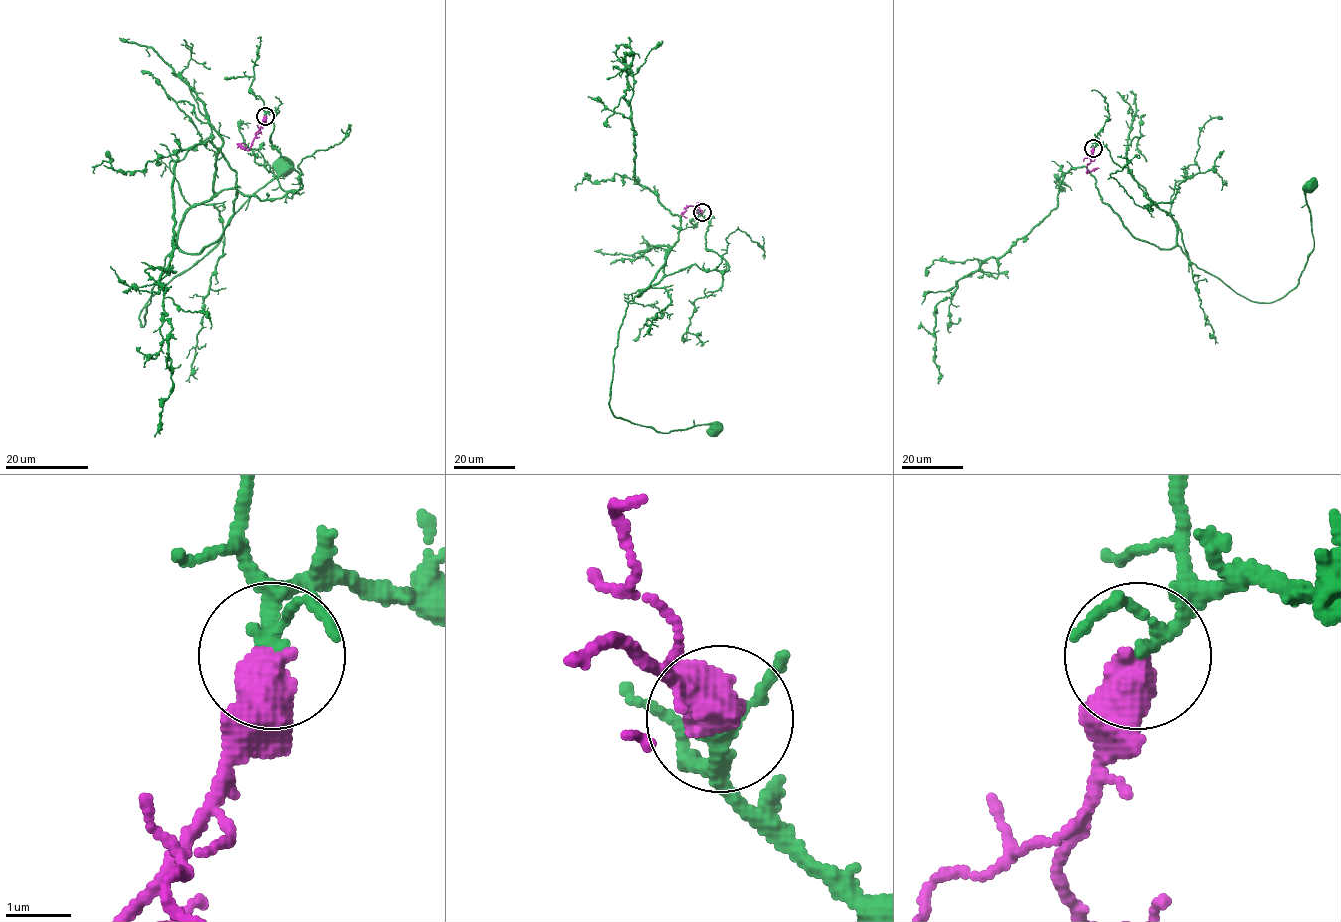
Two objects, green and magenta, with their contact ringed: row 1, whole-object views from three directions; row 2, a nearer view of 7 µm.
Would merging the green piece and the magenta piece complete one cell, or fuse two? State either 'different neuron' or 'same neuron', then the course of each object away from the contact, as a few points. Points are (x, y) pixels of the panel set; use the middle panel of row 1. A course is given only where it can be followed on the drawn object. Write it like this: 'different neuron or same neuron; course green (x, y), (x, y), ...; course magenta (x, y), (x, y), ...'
same neuron; course green (701, 212), (706, 248), (729, 268), (691, 264), (627, 303), (609, 407), (660, 432), (713, 429); course magenta (701, 212), (688, 206), (682, 215), (687, 217)

